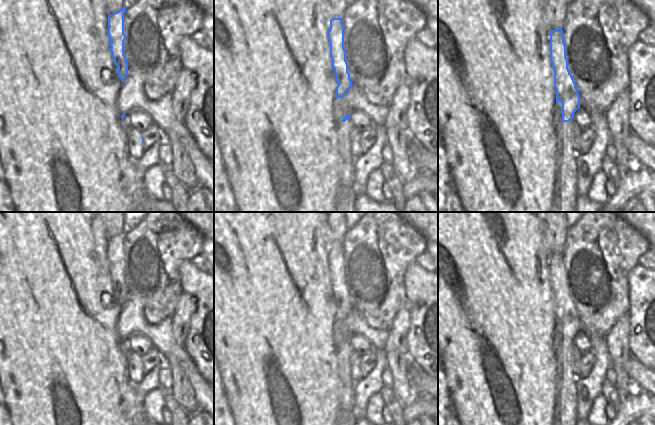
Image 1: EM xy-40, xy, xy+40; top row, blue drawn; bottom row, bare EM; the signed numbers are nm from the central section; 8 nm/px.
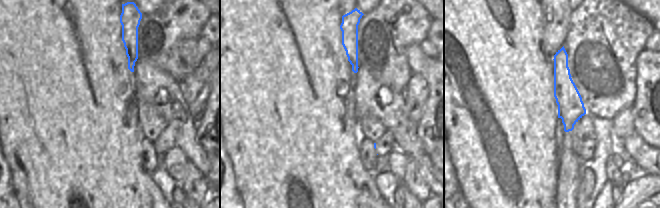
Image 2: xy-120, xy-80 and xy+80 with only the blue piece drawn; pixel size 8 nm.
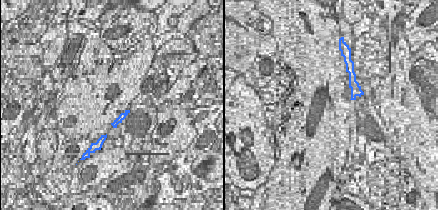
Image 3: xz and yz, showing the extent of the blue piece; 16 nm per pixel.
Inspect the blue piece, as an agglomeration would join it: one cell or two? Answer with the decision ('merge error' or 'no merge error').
merge error

